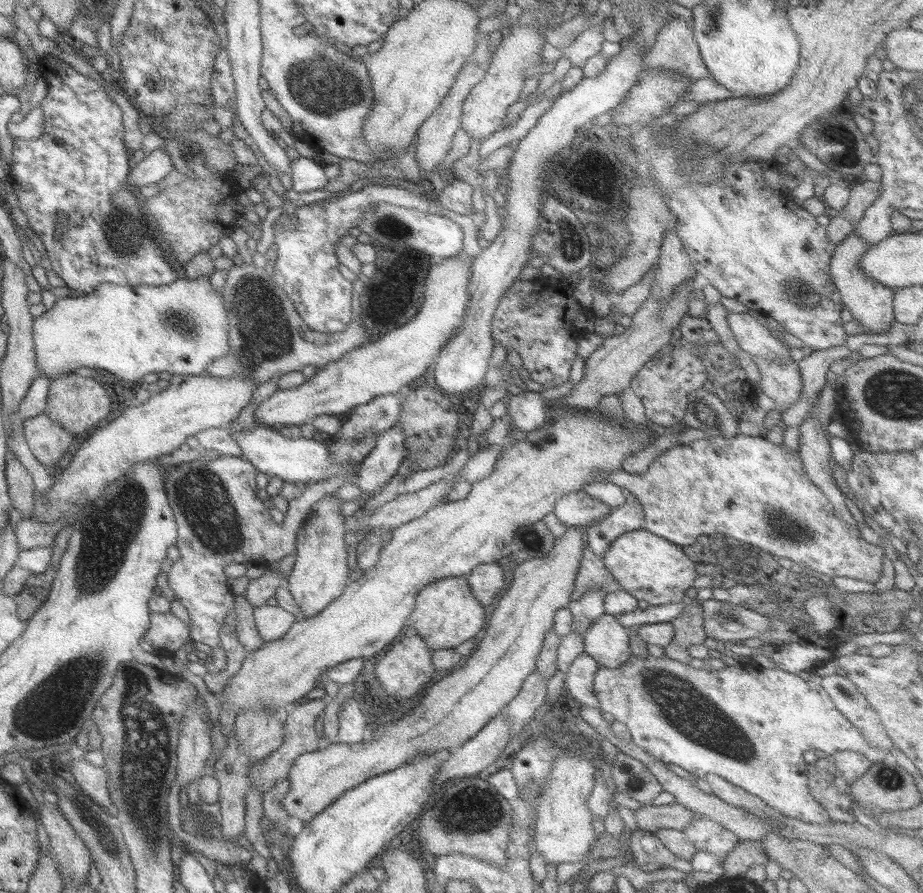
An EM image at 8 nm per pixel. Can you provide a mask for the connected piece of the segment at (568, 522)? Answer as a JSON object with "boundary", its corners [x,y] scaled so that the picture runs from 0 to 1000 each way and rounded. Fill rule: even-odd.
{"boundary":[[[632,548],[606,557],[598,573],[612,590],[642,587],[651,582],[662,569],[634,553]]]}

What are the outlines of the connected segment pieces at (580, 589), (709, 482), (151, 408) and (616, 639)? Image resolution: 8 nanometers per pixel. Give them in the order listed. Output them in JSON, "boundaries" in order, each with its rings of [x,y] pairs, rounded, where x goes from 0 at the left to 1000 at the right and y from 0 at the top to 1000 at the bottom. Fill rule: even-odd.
{"boundaries":[[[[632,613],[632,619],[629,619],[627,634],[622,652],[622,660],[619,663],[618,670],[625,671],[628,665],[635,663],[635,661],[647,660],[651,667],[655,667],[659,663],[666,663],[672,658],[671,653],[659,642],[659,638],[654,635],[651,625],[641,620],[639,616]]],[[[766,487],[743,498],[725,501],[710,512],[697,530],[681,531],[666,525],[645,532],[644,538],[658,539],[683,551],[683,555],[693,562],[698,573],[696,592],[732,611],[742,613],[755,601],[779,597],[807,610],[819,611],[837,625],[853,625],[860,636],[876,636],[899,648],[913,645],[947,653],[953,646],[954,625],[958,623],[954,610],[940,608],[933,602],[927,590],[909,582],[891,550],[874,535],[863,506],[857,506],[848,497],[840,498],[830,490]]],[[[186,421],[181,434],[163,441],[155,452],[142,451],[127,468],[113,473],[91,488],[86,503],[75,511],[75,523],[67,526],[52,551],[46,555],[37,551],[37,568],[31,581],[38,581],[49,590],[63,583],[64,579],[77,585],[83,576],[92,574],[90,569],[111,552],[115,542],[127,539],[146,518],[180,510],[215,482],[247,477],[272,449],[272,442],[280,431],[252,422]]],[[[653,686],[631,710],[633,731],[650,747],[667,749],[683,733],[681,705],[675,703],[666,691]]]]}

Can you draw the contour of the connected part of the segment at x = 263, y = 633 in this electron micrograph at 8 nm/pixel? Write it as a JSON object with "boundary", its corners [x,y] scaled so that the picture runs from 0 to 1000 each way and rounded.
{"boundary":[[[285,677],[274,682],[273,691],[277,707],[285,719],[304,714],[313,700],[319,695],[319,690],[301,679]]]}

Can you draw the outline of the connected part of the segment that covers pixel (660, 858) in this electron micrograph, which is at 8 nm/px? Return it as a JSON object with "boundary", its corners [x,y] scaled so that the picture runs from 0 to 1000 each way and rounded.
{"boundary":[[[688,928],[683,932],[680,944],[688,962],[685,970],[698,978],[718,972],[731,972],[741,979],[751,976],[746,964],[738,963],[727,956],[709,933]]]}

